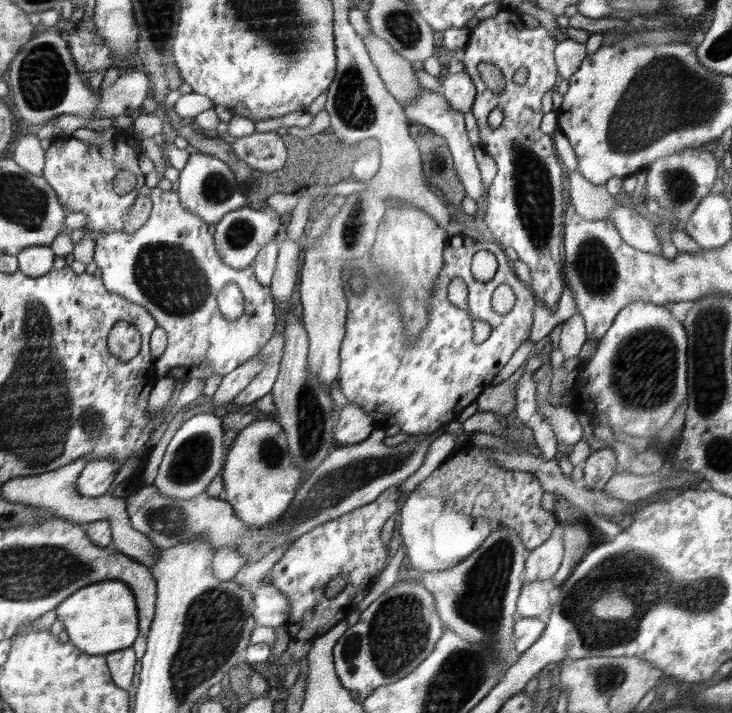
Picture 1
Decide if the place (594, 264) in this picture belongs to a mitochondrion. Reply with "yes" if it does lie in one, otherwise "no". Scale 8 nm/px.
yes

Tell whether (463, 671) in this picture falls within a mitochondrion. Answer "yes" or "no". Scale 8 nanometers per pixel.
yes

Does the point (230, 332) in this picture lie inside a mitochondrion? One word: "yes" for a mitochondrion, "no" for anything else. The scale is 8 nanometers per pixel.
no

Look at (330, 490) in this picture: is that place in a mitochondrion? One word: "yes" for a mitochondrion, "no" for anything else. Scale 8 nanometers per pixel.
yes

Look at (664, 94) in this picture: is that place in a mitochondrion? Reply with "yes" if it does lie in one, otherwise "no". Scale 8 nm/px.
yes

